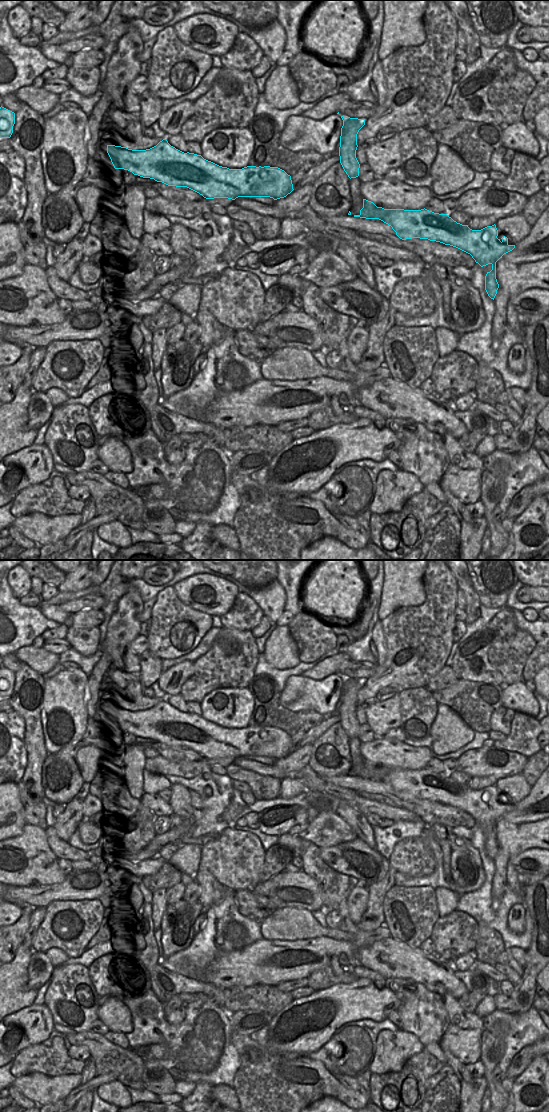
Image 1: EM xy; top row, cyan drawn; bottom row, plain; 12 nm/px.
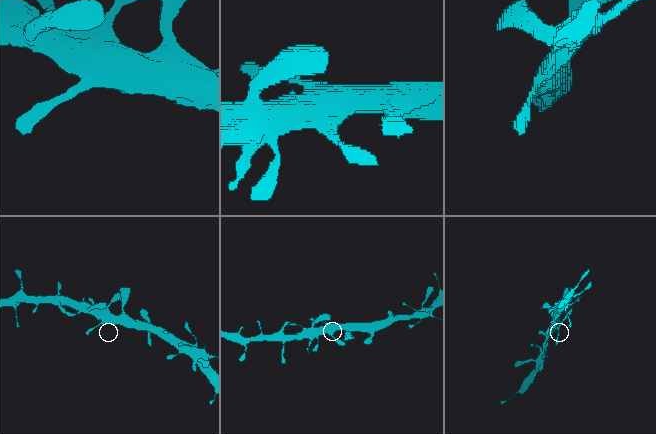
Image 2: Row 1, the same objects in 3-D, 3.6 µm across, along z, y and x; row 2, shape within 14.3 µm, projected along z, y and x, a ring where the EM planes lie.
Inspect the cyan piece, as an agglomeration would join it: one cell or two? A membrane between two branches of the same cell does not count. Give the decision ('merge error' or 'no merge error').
no merge error

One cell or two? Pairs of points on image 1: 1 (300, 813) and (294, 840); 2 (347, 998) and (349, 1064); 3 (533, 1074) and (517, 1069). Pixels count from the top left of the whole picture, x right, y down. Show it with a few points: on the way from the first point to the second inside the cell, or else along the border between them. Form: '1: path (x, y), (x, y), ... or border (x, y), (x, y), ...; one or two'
1: border (287, 832), (278, 836); two
2: border (371, 1019), (348, 1021), (341, 1025), (331, 1038); two
3: border (538, 1056), (516, 1078); two

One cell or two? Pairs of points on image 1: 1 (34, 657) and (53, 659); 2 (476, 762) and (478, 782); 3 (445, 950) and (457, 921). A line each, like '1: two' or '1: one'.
1: one
2: two
3: one

